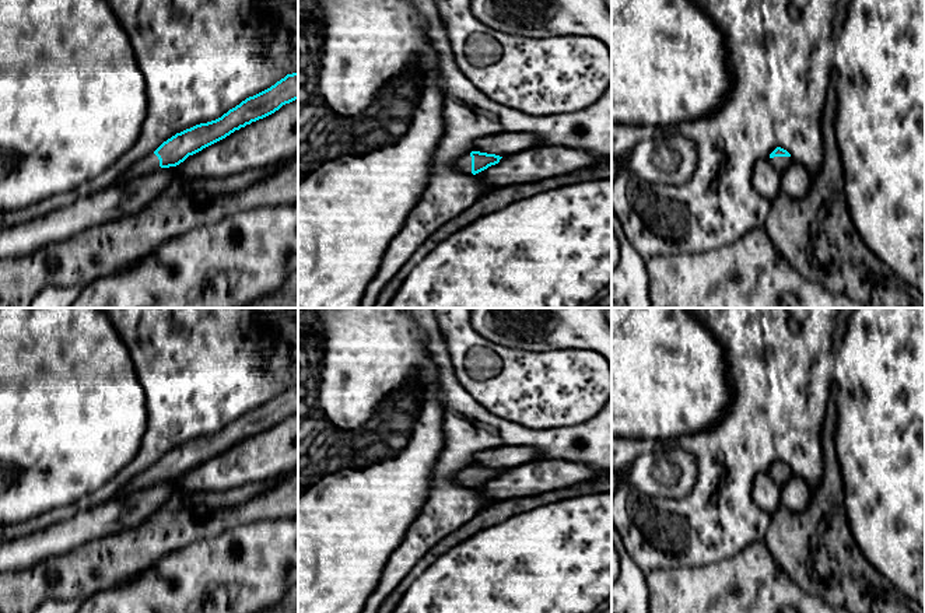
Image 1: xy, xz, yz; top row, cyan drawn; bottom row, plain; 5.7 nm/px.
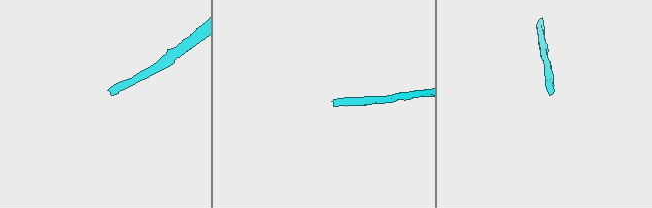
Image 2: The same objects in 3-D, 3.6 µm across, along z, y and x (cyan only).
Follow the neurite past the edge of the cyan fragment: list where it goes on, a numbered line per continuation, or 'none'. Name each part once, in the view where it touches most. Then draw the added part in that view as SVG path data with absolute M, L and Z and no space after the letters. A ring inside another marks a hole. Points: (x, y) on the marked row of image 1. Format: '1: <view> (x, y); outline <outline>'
1: xz (463, 164); outline M470 153L462 155L456 162L456 168L462 172L472 174L472 157Z

